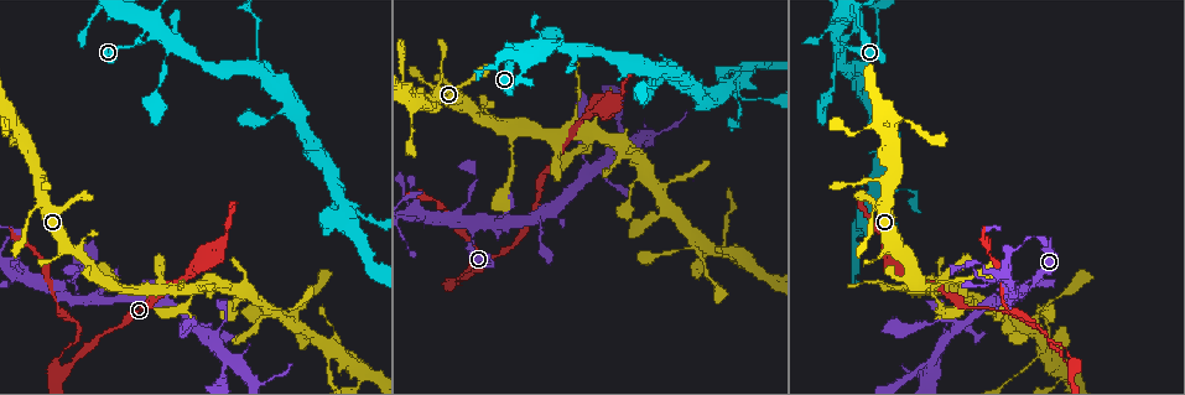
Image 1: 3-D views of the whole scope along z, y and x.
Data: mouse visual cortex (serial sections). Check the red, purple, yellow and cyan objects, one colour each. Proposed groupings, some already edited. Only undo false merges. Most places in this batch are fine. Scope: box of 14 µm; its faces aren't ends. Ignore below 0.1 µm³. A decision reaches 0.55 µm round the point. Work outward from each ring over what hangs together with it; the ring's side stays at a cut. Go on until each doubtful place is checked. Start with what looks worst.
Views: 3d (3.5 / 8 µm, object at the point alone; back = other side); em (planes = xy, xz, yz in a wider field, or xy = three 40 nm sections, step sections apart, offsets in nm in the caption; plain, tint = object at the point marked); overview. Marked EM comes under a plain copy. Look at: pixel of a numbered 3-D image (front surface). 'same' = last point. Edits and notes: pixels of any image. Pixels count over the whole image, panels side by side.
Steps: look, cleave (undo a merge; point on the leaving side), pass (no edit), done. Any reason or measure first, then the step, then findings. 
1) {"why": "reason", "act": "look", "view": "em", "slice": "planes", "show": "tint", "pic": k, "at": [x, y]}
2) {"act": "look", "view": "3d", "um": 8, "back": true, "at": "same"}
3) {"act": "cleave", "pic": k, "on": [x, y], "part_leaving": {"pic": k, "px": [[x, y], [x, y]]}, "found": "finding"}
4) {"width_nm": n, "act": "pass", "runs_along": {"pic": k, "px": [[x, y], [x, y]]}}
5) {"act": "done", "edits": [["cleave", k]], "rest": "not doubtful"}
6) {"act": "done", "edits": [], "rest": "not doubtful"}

{"why": "side arm on a straight run", "act": "look", "view": "3d", "um": 3.5, "pic": 1, "at": [66, 367]}

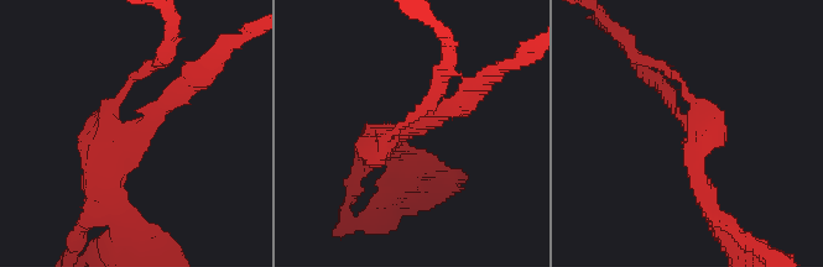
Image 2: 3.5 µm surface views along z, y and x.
{"act": "look", "view": "em", "slice": "xy", "step": 3, "show": "tint", "pic": 2, "at": [690, 131]}

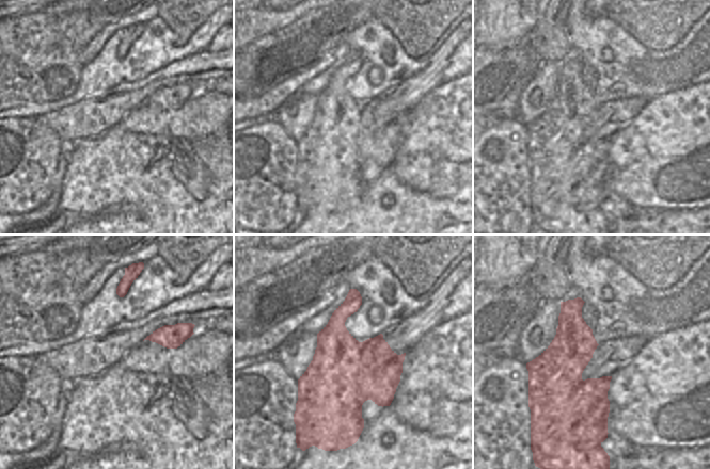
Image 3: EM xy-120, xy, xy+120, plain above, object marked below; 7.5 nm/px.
{"width_nm": 500, "act": "cleave", "pic": 2, "on": [708, 137], "part_leaving": {"pic": 2, "px": [[691, 131], [685, 85], [644, 58]]}, "found": "two cells meet here"}

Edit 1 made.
{"why": "see it whole again", "act": "look", "view": "overview"}

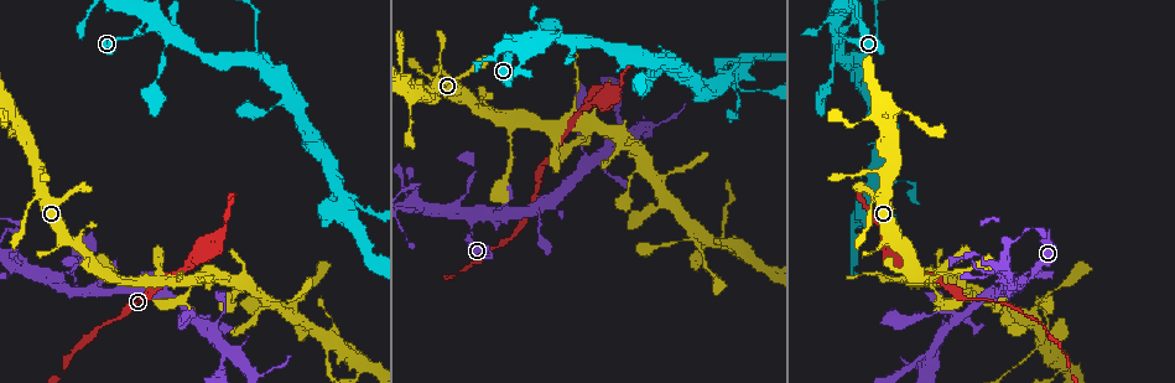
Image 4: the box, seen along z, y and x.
{"why": "arms part here", "act": "look", "view": "3d", "um": 3.5, "pic": 4, "at": [471, 225]}

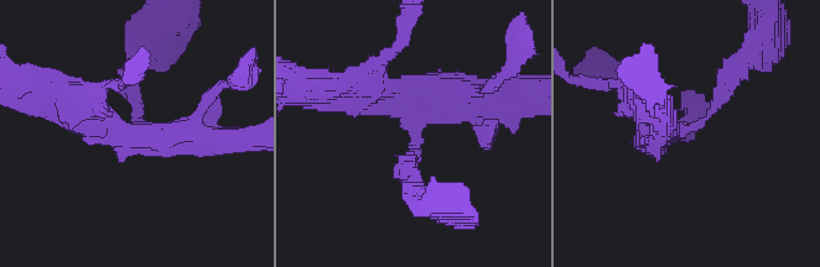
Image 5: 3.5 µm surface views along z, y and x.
{"why": "need the tissue", "act": "look", "view": "em", "slice": "xy", "step": 5, "show": "tint", "pic": 5, "at": [687, 126]}

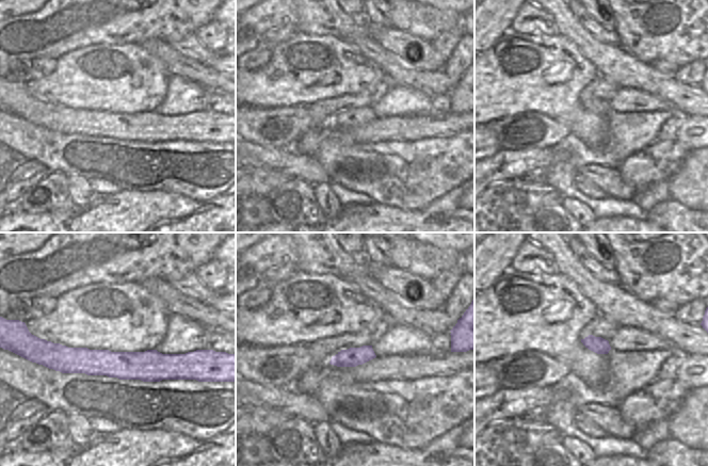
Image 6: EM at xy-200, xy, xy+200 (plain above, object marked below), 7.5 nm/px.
{"width_nm": 140, "act": "pass", "runs_along": {"pic": 6, "px": [[50, 352], [109, 364], [181, 362]]}, "found": "continuous, no second cell"}

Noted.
{"why": "four-way junction", "act": "look", "view": "3d", "um": 3.5, "pic": 4, "at": [834, 24]}

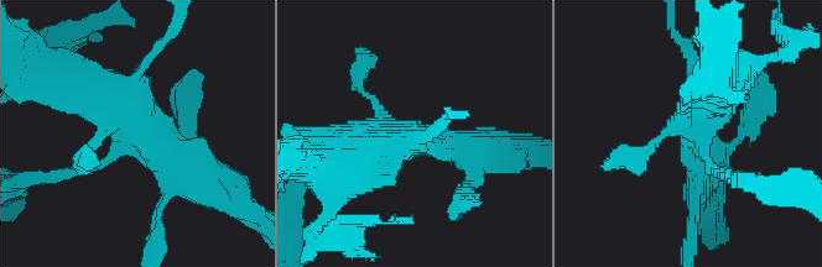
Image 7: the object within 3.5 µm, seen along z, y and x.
{"act": "look", "view": "em", "slice": "xy", "step": 1, "show": "tint", "pic": 7, "at": [697, 137]}

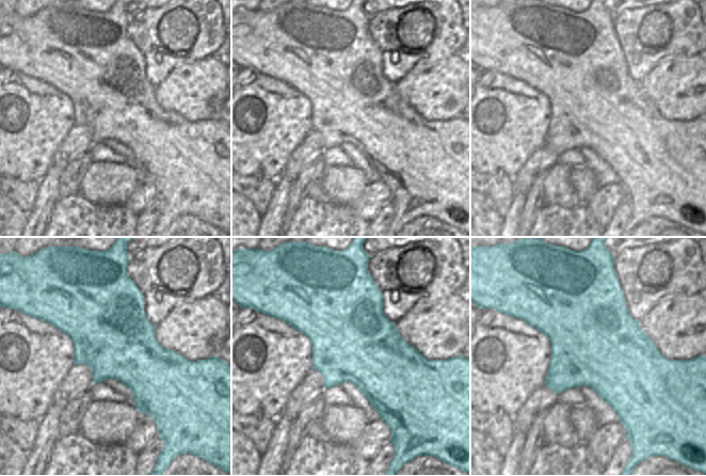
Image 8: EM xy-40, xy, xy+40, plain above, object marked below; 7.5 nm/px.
{"act": "pass", "runs_along": {"pic": 7, "px": [[342, 168], [414, 137], [474, 146]]}, "found": "continuous, no second cell"}

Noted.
{"act": "done", "edits": [["cleave", 2]], "rest": "not doubtful"}

